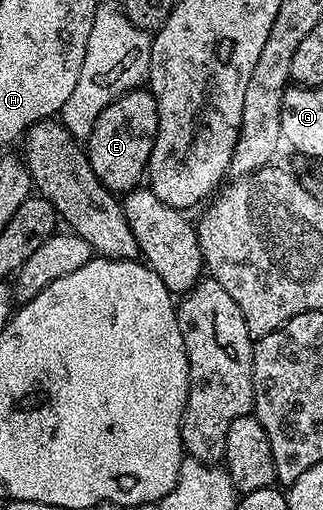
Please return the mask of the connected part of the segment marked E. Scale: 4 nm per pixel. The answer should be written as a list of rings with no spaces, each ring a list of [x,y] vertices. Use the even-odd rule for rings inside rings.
[[[148,88],[128,90],[119,96],[95,120],[95,128],[87,140],[89,163],[108,190],[128,192],[142,185],[149,168],[149,157],[157,139],[159,112],[153,91]]]

